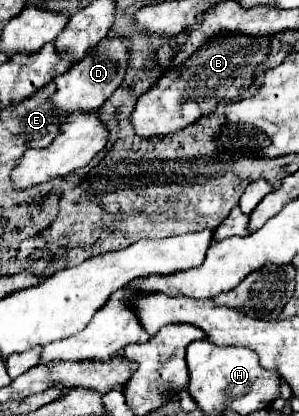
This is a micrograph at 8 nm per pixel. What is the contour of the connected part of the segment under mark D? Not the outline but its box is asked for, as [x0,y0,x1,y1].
[51,37,131,115]

